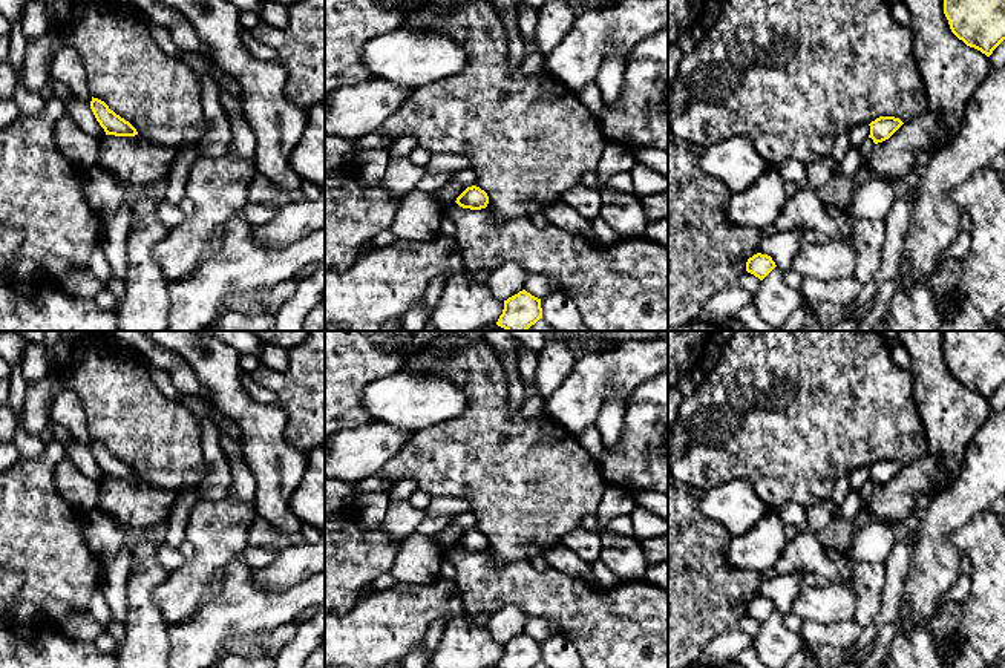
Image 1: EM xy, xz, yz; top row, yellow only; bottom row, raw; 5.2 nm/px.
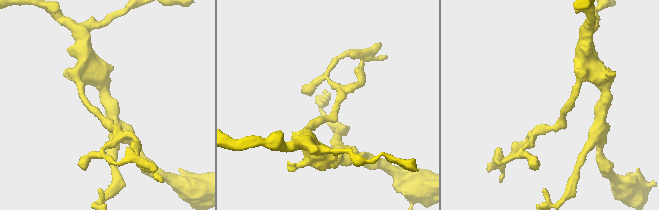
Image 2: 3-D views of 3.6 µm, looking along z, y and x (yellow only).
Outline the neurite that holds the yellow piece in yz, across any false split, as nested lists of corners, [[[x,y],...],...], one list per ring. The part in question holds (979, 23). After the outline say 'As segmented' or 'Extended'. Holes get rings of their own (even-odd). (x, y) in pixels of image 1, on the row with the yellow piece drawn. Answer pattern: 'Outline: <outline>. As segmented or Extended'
Outline: [[[944,0],[951,32],[990,57],[1005,40],[1005,0]]]. As segmented

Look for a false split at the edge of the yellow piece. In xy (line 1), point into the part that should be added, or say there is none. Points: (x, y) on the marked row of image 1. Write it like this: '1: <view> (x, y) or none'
1: none

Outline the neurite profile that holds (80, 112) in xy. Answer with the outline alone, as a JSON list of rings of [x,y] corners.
[[[74,95],[66,104],[66,113],[72,118],[72,121],[86,133],[103,139],[106,132],[97,121],[90,104],[77,100]]]

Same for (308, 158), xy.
[[[325,101],[306,110],[303,135],[291,153],[291,167],[300,179],[325,190]]]

